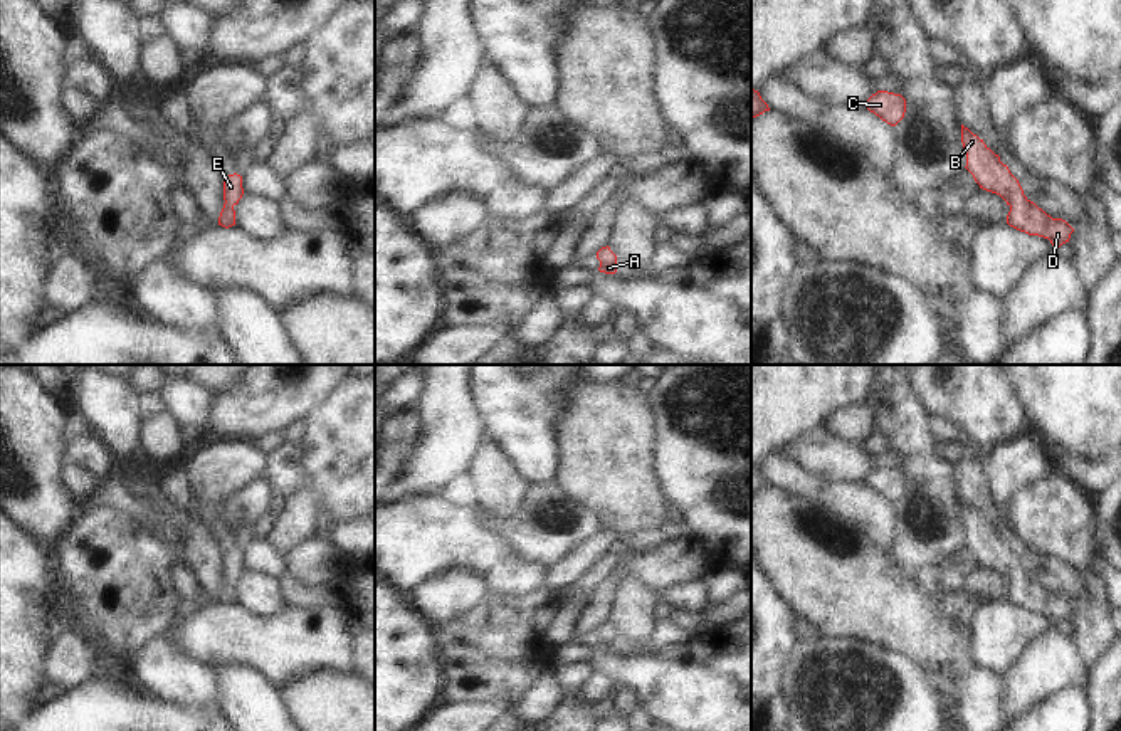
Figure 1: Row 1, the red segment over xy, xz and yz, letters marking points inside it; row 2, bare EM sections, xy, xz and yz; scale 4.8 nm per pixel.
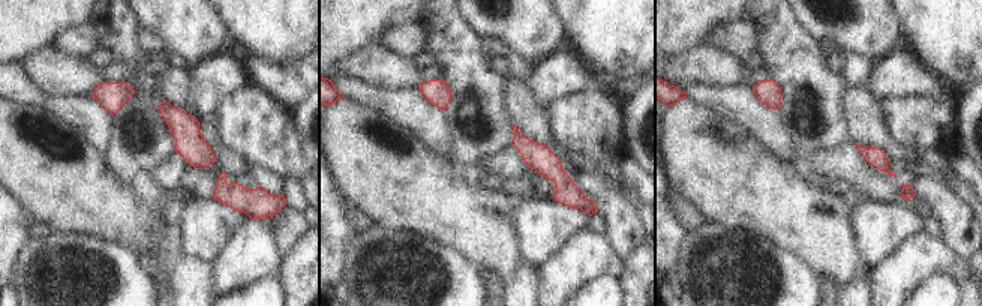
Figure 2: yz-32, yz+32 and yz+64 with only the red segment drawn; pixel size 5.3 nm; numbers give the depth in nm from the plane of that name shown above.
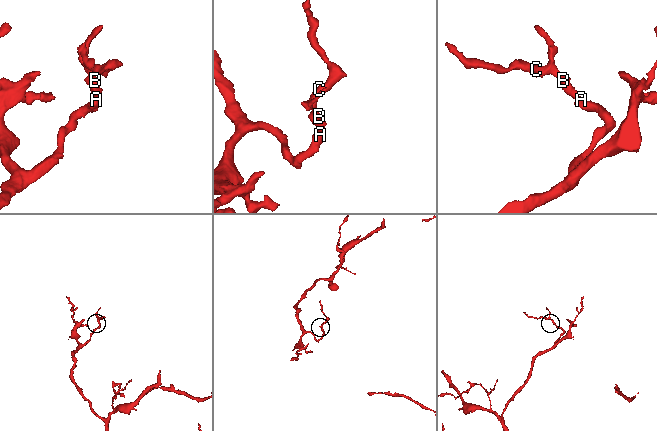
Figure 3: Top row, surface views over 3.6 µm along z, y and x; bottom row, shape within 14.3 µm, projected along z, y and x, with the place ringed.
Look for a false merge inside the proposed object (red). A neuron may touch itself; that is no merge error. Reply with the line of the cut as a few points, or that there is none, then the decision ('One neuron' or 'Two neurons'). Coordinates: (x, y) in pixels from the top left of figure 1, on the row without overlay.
No split. One neuron.

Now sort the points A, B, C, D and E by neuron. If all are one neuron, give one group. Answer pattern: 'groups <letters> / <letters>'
groups A B C D E

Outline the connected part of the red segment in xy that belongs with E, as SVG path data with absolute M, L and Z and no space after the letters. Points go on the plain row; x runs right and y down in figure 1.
M234 550L224 555L224 585L218 593L218 602L229 605L235 602L235 586L234 583L244 571L242 553Z

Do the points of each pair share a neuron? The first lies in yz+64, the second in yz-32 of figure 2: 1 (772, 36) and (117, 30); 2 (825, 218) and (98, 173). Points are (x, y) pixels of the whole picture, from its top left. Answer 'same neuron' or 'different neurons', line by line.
1: same neuron
2: same neuron

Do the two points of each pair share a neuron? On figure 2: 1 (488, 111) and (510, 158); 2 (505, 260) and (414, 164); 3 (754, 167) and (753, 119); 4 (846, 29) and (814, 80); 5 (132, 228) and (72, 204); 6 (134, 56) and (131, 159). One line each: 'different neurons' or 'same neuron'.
1: different neurons
2: same neuron
3: different neurons
4: different neurons
5: same neuron
6: same neuron

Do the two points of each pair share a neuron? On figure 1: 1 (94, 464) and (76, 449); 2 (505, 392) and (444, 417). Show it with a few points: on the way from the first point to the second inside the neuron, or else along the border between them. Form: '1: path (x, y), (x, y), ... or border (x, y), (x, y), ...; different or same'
1: path (89, 459), (81, 451); same
2: border (468, 382), (484, 434); different

